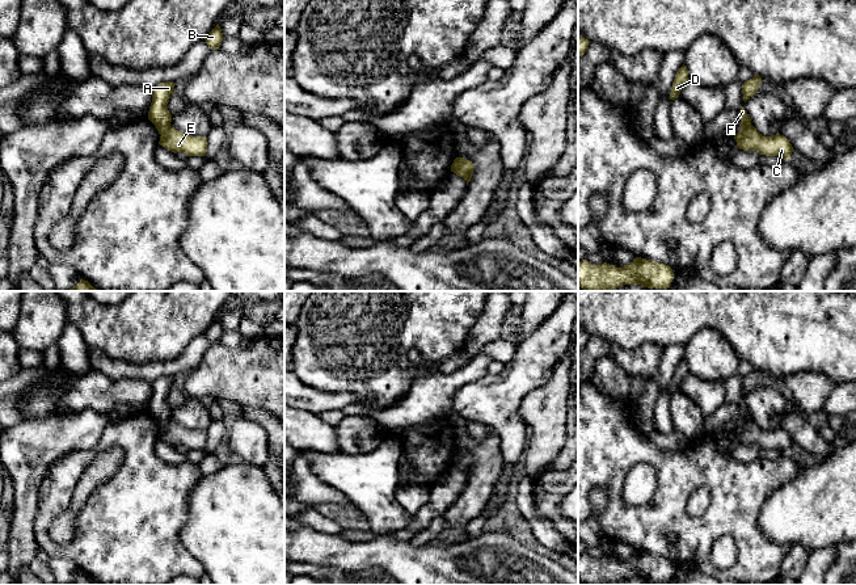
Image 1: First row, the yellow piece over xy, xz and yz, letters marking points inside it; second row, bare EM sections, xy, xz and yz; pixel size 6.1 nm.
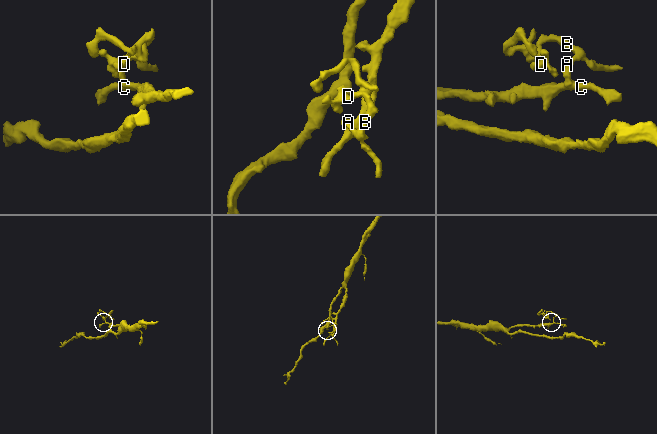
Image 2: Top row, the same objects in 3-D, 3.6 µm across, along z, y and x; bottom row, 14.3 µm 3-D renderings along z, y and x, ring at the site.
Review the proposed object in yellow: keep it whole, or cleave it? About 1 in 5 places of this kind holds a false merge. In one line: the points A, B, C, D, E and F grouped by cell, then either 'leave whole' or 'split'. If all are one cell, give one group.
A B D F / C E | split

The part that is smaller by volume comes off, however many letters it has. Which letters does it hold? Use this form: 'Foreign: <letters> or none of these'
Foreign: A, B, D, F

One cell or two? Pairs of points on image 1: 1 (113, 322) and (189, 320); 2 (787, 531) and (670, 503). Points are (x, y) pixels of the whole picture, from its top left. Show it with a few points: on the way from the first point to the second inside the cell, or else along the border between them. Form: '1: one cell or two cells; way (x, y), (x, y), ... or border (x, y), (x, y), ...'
1: one cell; way (131, 322), (171, 320)
2: two cells; border (768, 496), (758, 527), (781, 544)

